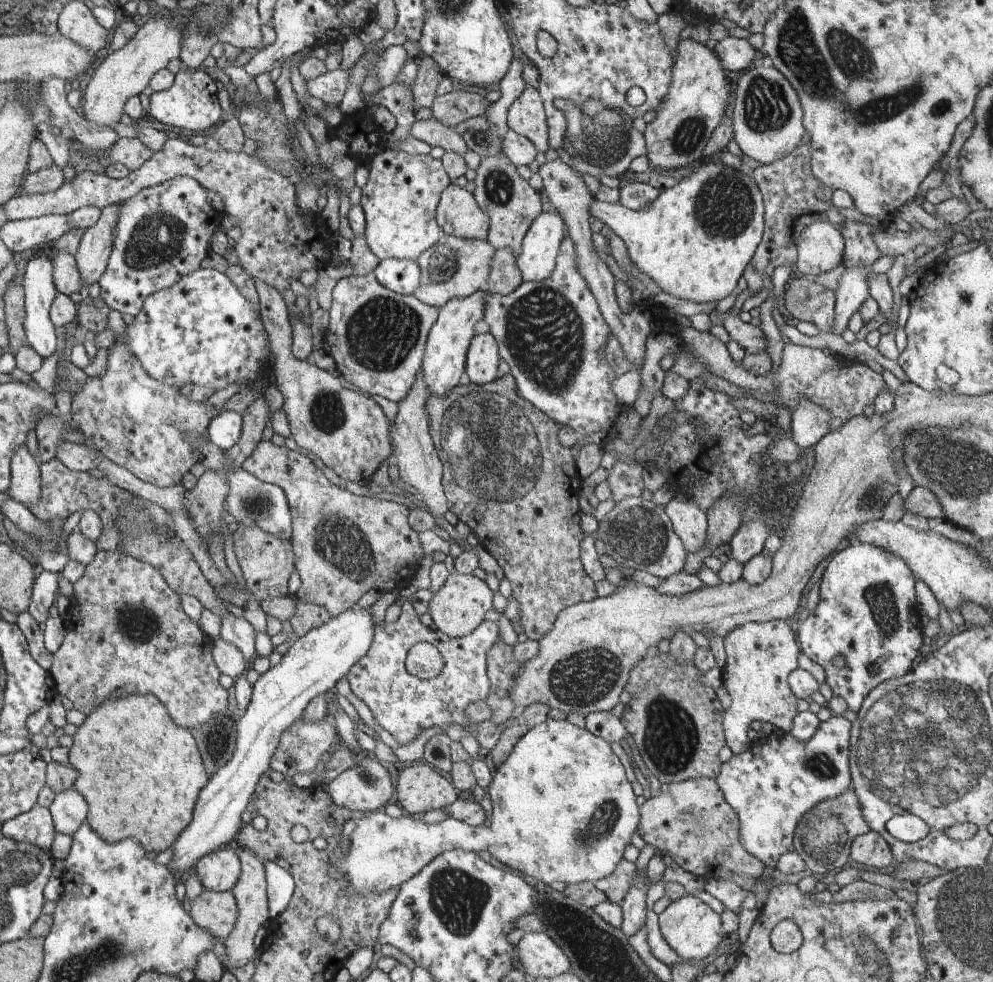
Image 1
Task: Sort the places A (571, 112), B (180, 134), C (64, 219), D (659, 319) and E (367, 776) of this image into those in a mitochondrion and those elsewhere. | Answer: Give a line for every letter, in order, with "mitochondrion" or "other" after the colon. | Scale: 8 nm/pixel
A: mitochondrion
B: other
C: other
D: other
E: mitochondrion

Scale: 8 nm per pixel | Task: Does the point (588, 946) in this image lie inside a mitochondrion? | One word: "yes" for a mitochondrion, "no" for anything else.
yes

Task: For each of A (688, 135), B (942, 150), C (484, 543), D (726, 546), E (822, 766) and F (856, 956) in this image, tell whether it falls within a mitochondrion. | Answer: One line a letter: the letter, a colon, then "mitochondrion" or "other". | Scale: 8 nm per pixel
A: mitochondrion
B: other
C: other
D: other
E: mitochondrion
F: mitochondrion

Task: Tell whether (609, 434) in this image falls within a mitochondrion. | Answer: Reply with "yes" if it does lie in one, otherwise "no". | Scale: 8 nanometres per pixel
no

